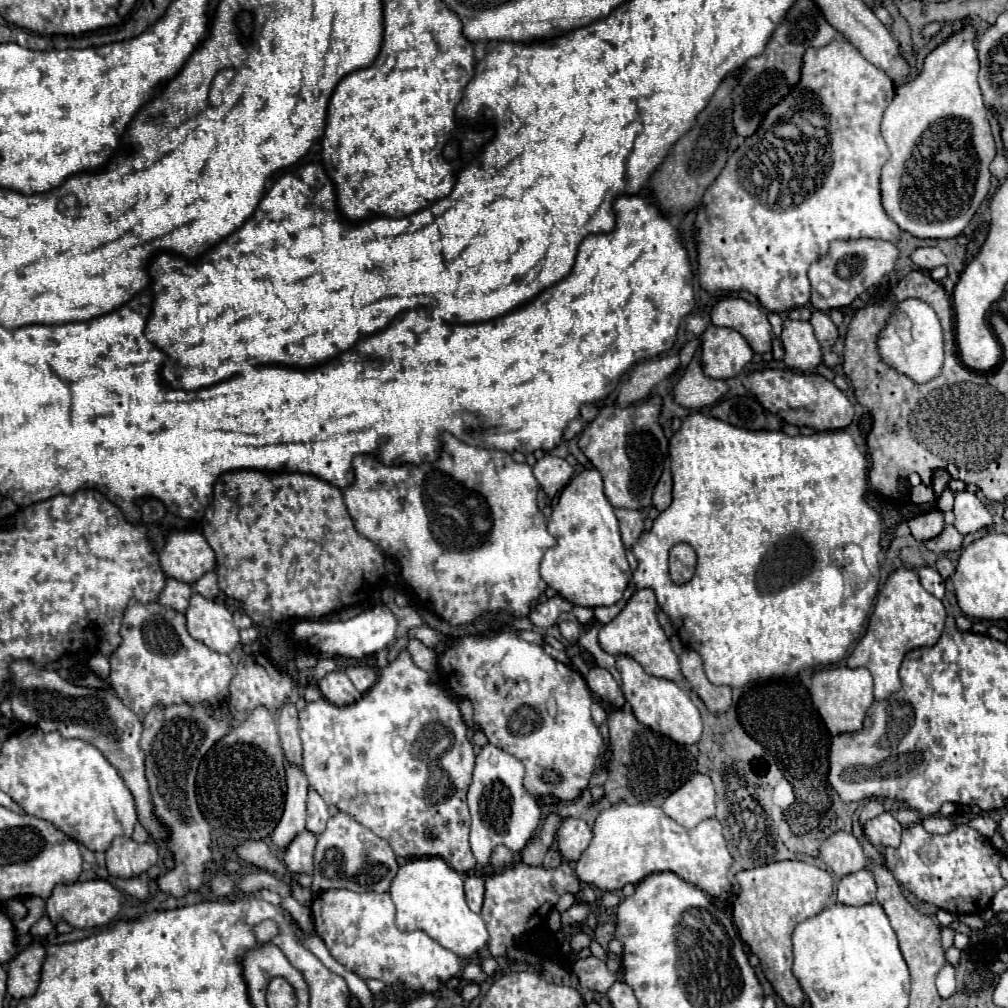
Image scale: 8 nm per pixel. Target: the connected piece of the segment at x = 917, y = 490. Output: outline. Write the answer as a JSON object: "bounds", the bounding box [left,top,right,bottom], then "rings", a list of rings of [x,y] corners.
{"bounds":[912,483,934,503],"rings":[[[920,483],[918,487],[914,487],[912,489],[912,501],[914,503],[930,503],[930,501],[934,501],[934,491],[932,491],[932,487],[930,485],[924,485],[924,483]]]}

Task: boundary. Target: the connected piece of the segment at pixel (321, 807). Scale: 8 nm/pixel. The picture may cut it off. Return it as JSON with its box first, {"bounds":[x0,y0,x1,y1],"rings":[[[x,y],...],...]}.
{"bounds":[306,789,328,833],"rings":[[[310,789],[308,793],[308,823],[306,823],[306,829],[312,831],[312,833],[322,833],[324,827],[326,827],[326,821],[328,821],[328,807],[324,803],[324,799],[314,791]]]}

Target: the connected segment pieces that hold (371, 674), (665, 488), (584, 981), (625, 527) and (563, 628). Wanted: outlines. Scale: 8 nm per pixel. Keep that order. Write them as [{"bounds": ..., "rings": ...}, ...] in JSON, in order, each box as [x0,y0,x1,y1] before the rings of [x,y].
[{"bounds":[346,665,376,693],"rings":[[[352,665],[352,667],[346,667],[346,675],[350,677],[350,681],[354,683],[354,687],[364,693],[368,691],[374,681],[376,681],[376,671],[372,667],[360,667],[360,665]]]},{"bounds":[652,469,672,511],"rings":[[[666,469],[658,481],[658,485],[654,487],[654,495],[652,495],[652,505],[658,509],[658,511],[664,511],[668,509],[668,505],[672,503],[672,475],[670,471]]]},{"bounds":[572,957,618,993],"rings":[[[588,957],[588,959],[578,959],[572,967],[573,973],[580,977],[580,985],[588,987],[598,993],[606,993],[614,981],[618,979],[616,973],[612,973],[600,959]]]},{"bounds":[616,509,644,549],"rings":[[[616,509],[616,517],[620,521],[620,531],[622,531],[622,543],[626,549],[630,549],[638,537],[644,531],[644,521],[640,517],[640,511],[636,509]]]},{"bounds":[560,621,580,645],"rings":[[[560,621],[560,633],[562,637],[570,643],[570,645],[576,645],[578,639],[580,639],[580,625],[574,623],[574,621]]]}]

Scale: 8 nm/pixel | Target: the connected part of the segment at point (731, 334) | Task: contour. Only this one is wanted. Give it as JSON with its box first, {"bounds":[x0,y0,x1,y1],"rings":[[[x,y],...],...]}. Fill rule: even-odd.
{"bounds":[702,325,752,379],"rings":[[[710,325],[702,335],[702,369],[712,379],[730,379],[752,361],[752,347],[736,331]]]}

